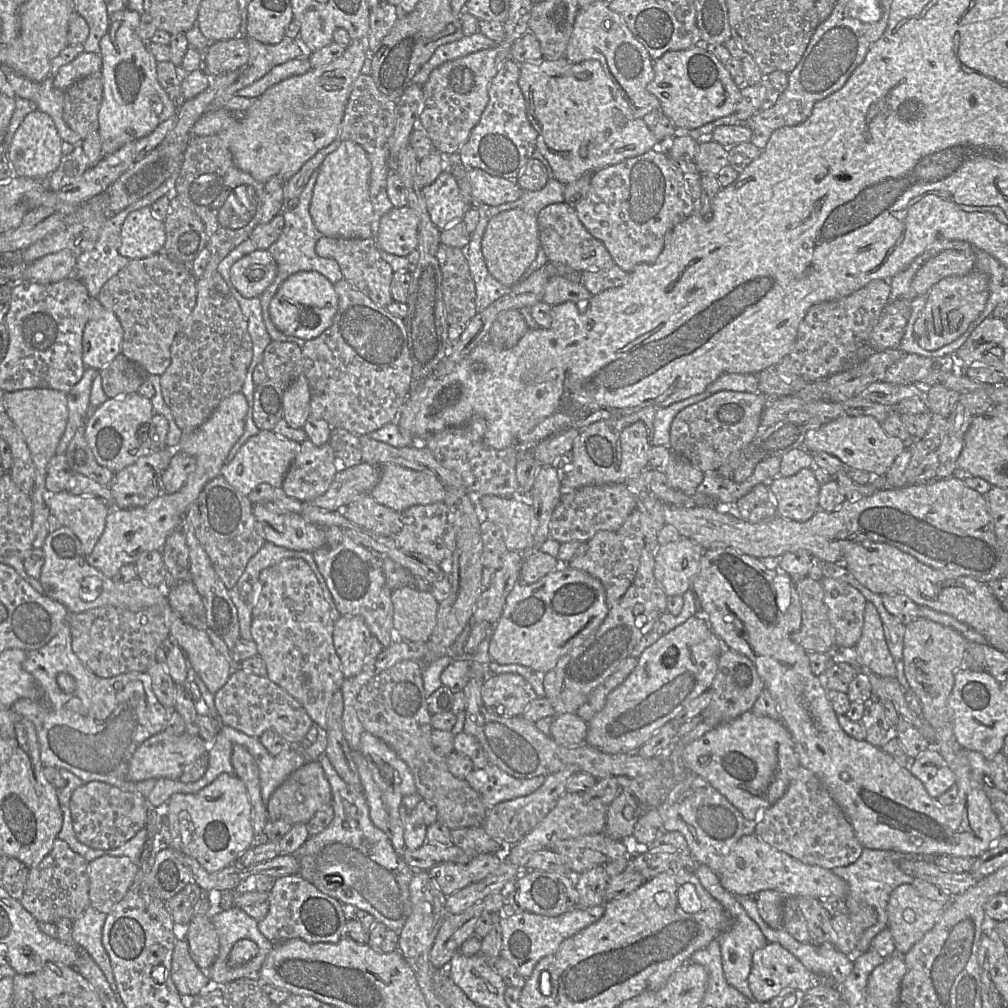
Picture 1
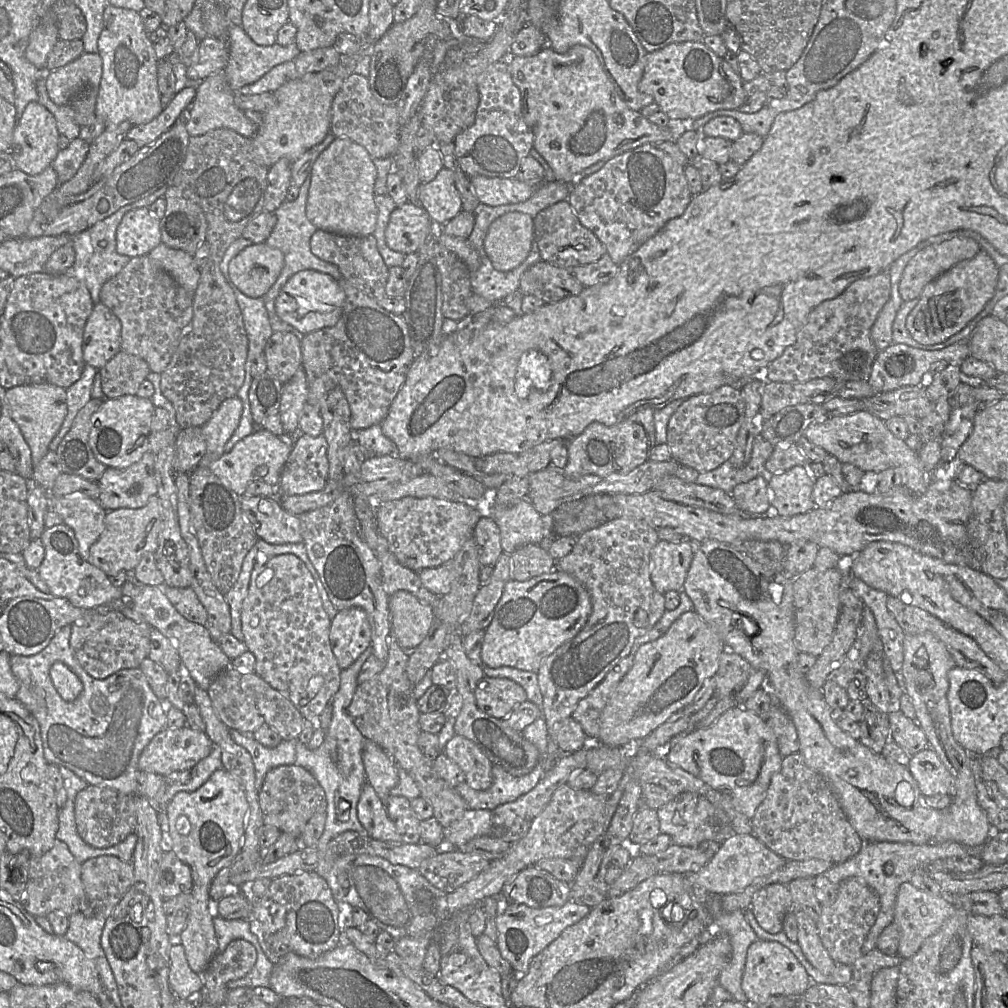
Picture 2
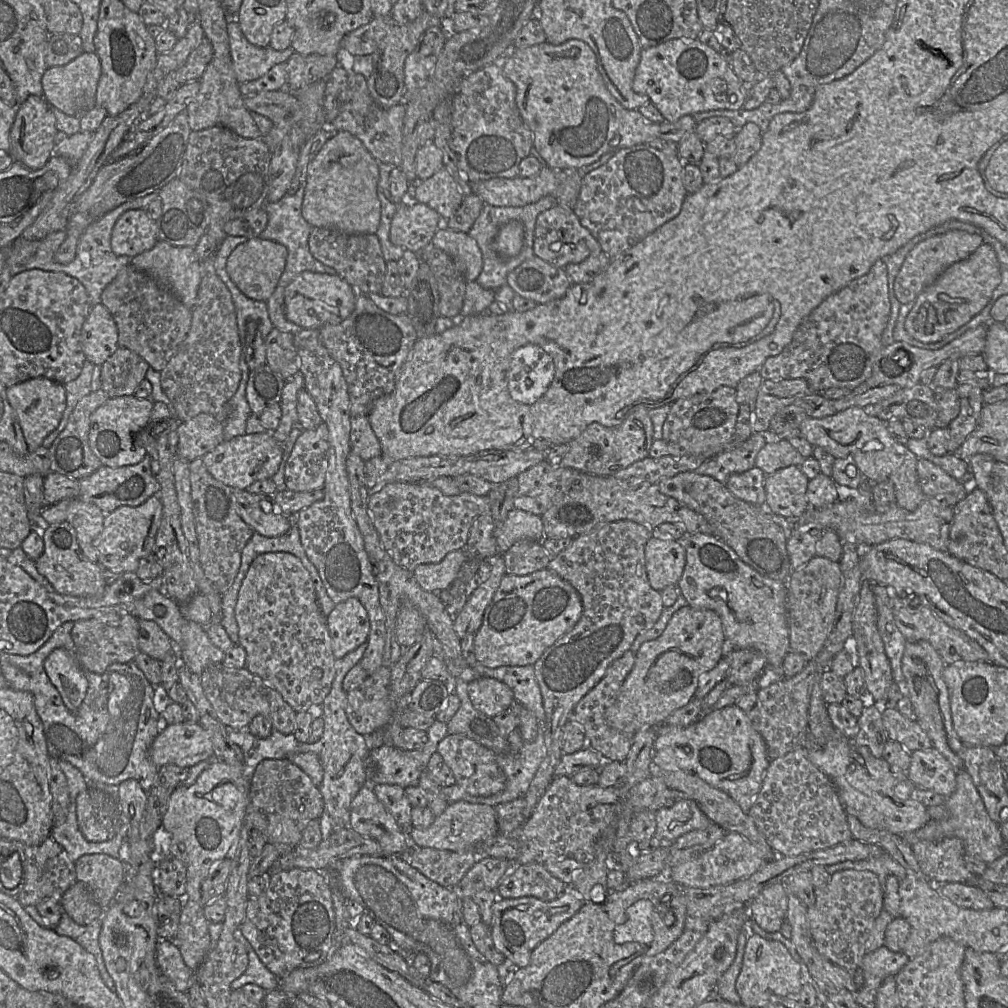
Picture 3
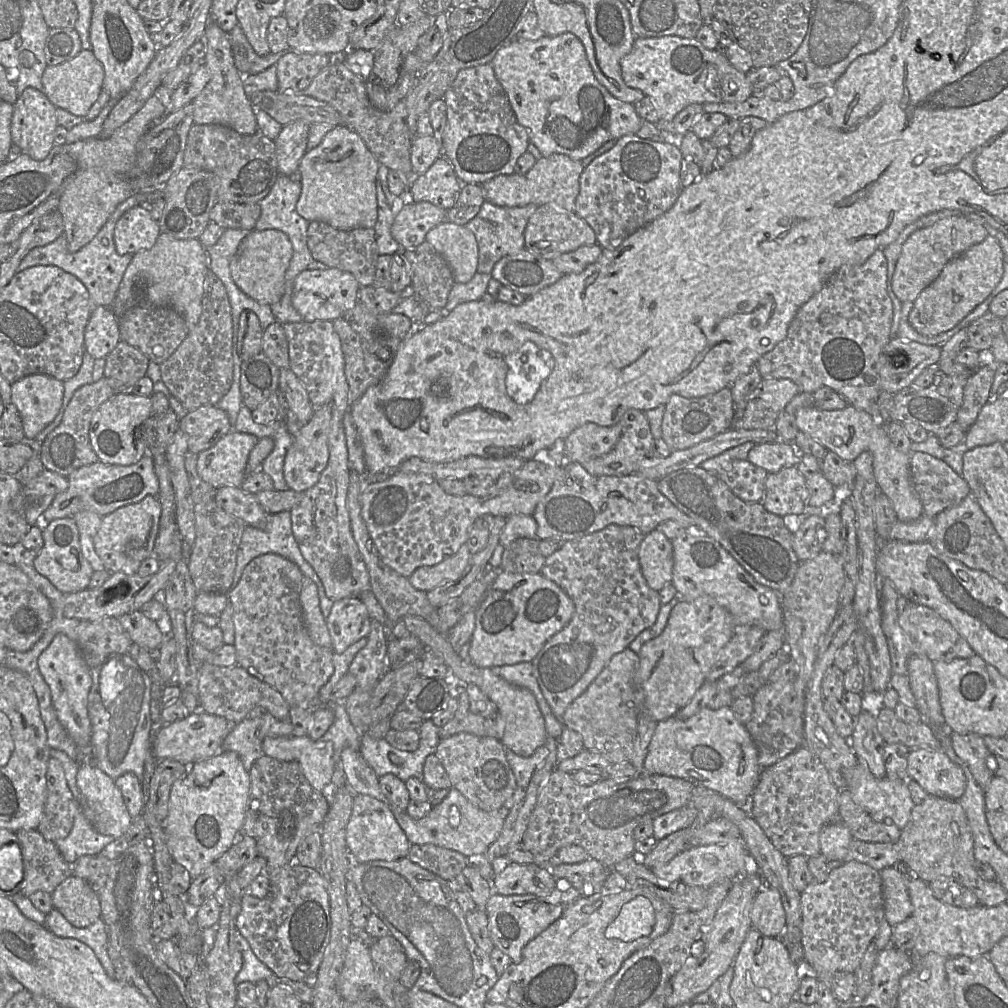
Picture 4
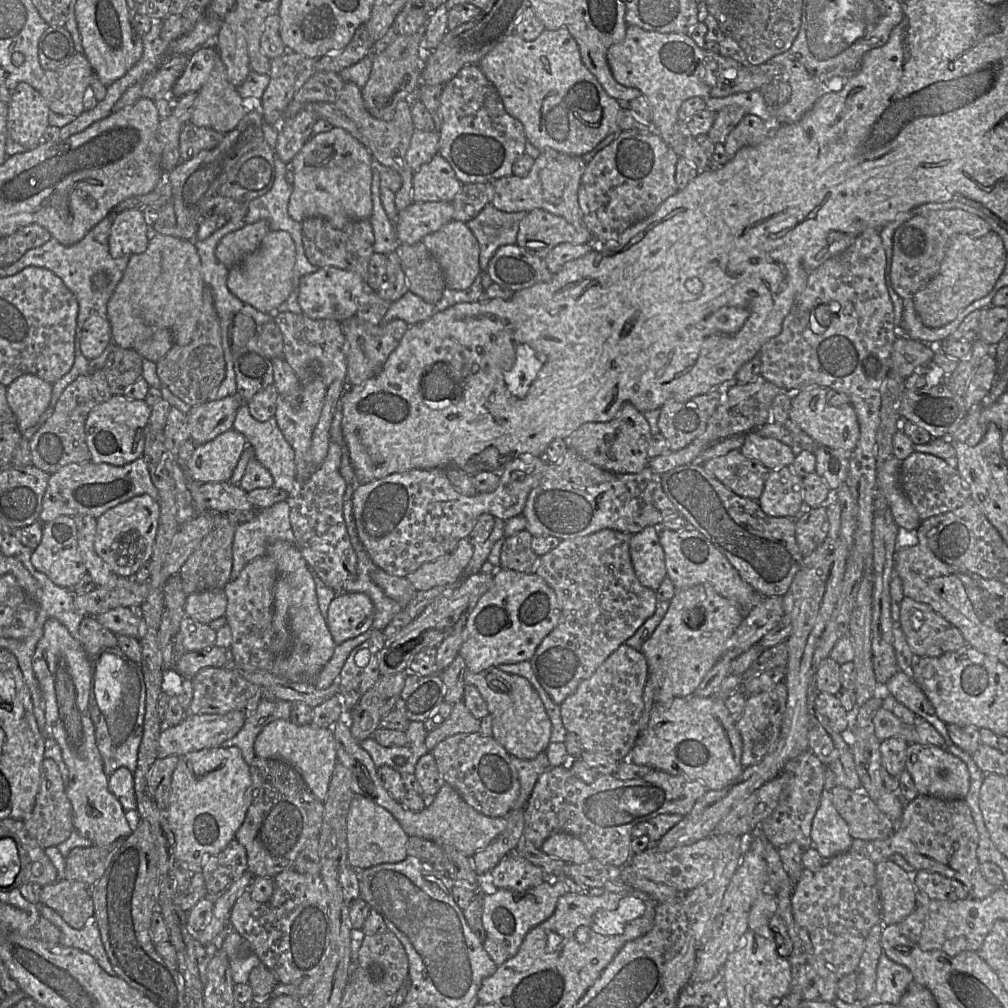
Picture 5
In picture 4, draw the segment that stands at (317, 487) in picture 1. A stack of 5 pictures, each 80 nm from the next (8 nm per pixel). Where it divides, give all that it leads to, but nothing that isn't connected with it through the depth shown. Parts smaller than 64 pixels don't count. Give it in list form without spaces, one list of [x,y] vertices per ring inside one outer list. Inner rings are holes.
[[[324,405],[314,411],[311,420],[294,436],[283,467],[284,479],[290,490],[299,493],[307,491],[318,482],[321,473],[326,468],[329,460],[328,435],[331,418],[331,406]]]

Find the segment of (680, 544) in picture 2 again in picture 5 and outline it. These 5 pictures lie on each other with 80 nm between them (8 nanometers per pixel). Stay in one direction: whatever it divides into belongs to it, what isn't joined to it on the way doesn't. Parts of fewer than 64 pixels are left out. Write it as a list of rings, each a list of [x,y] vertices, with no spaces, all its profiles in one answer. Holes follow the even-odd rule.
[[[648,526],[632,534],[630,557],[639,582],[656,591],[667,576],[665,554],[659,541],[659,527]]]

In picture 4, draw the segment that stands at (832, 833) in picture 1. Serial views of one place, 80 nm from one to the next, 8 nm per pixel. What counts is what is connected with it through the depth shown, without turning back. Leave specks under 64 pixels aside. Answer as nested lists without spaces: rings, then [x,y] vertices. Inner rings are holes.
[[[803,745],[776,763],[764,767],[751,800],[745,805],[738,806],[752,815],[772,844],[784,856],[800,854],[811,857],[820,854],[819,835],[823,826],[841,821],[838,805],[839,790],[833,784],[829,772],[818,757]]]

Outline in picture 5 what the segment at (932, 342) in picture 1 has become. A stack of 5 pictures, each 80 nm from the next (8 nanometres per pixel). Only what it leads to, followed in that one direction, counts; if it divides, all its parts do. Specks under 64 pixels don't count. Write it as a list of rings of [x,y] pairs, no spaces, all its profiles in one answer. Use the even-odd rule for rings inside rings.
[[[991,230],[980,238],[967,234],[953,236],[938,273],[912,298],[921,322],[929,328],[940,328],[953,321],[965,307],[993,289],[1005,264],[1006,250],[996,232]]]

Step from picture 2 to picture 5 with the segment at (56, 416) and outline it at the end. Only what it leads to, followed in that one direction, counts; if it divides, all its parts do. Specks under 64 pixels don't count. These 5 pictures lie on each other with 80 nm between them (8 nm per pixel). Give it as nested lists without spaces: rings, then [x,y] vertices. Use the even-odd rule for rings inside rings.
[[[23,374],[7,387],[7,402],[16,417],[20,432],[39,421],[50,404],[52,388],[52,383],[33,374]]]

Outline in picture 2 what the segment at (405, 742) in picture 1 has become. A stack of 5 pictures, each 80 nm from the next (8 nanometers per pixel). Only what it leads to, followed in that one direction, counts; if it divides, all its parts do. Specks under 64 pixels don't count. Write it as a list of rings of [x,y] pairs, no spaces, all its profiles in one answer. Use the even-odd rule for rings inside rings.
[[[391,625],[385,666],[370,680],[358,684],[348,707],[348,713],[363,737],[380,746],[398,767],[403,768],[412,777],[420,790],[420,796],[432,805],[433,816],[443,827],[448,827],[460,819],[470,807],[456,787],[451,786],[435,773],[433,760],[425,756],[418,747],[421,733],[420,712],[417,699],[413,695],[414,685],[406,673],[408,657],[409,653],[399,646]]]

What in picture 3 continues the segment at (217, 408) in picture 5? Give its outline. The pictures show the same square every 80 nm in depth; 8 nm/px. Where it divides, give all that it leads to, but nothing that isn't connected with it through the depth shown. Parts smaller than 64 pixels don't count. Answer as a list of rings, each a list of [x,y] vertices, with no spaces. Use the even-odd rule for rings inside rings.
[[[207,413],[180,421],[177,434],[177,455],[187,462],[202,458],[224,440],[223,424]]]

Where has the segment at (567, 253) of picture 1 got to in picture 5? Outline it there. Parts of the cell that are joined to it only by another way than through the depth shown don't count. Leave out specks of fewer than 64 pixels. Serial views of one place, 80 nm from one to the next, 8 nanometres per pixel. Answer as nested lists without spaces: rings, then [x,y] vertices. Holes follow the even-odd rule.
[[[534,209],[521,220],[516,244],[545,259],[550,250],[560,243],[592,244],[593,239],[584,225],[574,226],[561,216],[543,209]]]

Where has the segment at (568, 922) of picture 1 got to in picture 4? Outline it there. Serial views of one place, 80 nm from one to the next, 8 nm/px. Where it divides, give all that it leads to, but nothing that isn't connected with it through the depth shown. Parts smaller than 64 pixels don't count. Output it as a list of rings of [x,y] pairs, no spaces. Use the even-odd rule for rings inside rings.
[[[573,886],[564,891],[556,888],[547,896],[492,894],[485,911],[489,935],[495,948],[508,955],[513,963],[520,963],[525,945],[555,922],[565,908],[580,896],[582,895]]]

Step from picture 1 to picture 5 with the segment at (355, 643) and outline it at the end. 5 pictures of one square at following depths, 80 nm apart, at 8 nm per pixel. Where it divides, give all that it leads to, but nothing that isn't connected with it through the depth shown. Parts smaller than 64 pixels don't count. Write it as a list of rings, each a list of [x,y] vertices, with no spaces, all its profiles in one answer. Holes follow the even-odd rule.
[[[337,593],[329,604],[326,623],[335,645],[355,638],[372,627],[374,605],[364,593]]]

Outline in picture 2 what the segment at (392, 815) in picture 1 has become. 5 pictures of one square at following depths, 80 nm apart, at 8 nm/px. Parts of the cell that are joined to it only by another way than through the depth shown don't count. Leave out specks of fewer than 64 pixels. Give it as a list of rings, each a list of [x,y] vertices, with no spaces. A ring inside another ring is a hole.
[[[367,739],[363,747],[363,763],[366,782],[374,788],[385,805],[390,791],[398,785],[398,766],[386,751]]]

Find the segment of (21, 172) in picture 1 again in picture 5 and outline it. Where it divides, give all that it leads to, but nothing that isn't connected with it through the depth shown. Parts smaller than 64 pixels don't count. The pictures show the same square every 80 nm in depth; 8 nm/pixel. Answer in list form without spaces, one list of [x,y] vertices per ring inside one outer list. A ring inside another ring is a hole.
[[[25,82],[19,83],[8,103],[8,135],[28,150],[36,148],[49,126],[50,112],[39,91]]]

